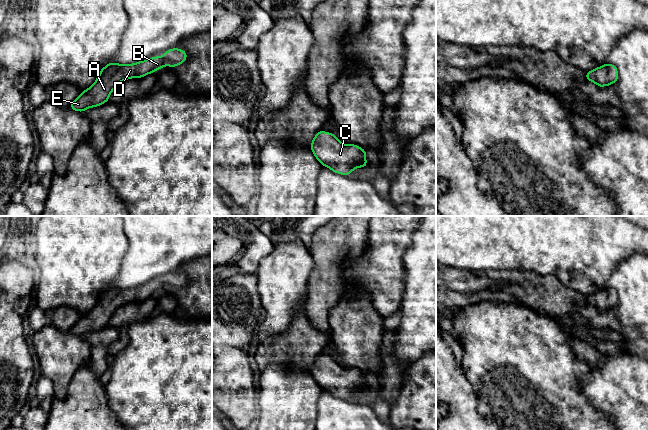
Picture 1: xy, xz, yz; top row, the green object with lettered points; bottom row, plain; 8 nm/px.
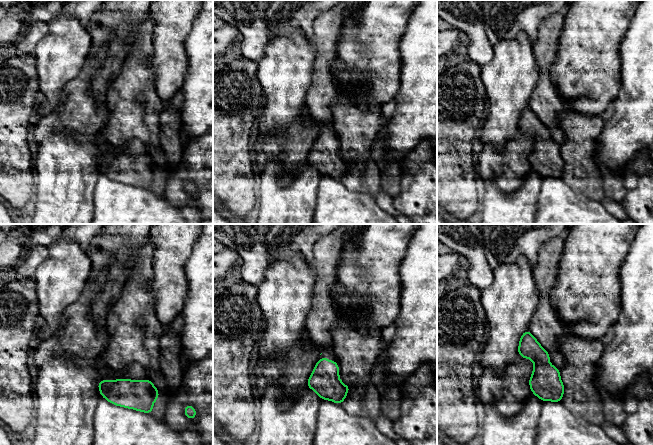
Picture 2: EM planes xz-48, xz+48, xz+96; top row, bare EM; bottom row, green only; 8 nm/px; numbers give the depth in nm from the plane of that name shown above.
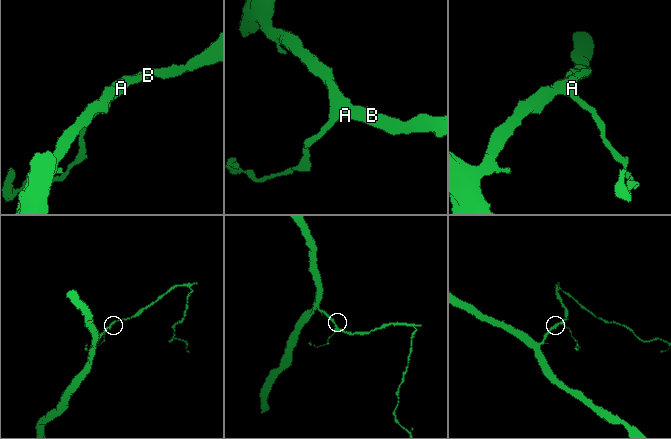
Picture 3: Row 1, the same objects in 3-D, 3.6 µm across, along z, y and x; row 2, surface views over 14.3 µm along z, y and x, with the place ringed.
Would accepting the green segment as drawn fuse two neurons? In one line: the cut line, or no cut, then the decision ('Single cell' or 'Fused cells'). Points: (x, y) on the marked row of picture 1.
No split. Single cell

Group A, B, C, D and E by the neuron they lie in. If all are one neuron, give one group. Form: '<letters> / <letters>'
A B C D E

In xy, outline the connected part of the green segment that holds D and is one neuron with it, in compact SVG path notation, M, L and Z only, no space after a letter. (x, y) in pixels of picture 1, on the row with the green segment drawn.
M179 48L168 49L160 58L154 56L134 64L110 62L103 67L94 84L71 103L70 109L83 112L91 107L98 107L109 101L110 94L117 84L130 78L142 78L158 71L164 65L176 67L187 60L187 52Z

